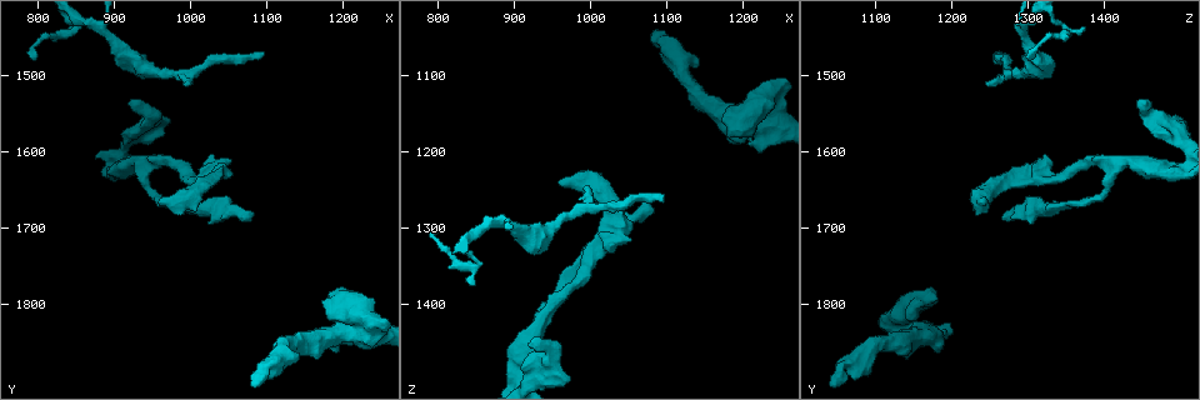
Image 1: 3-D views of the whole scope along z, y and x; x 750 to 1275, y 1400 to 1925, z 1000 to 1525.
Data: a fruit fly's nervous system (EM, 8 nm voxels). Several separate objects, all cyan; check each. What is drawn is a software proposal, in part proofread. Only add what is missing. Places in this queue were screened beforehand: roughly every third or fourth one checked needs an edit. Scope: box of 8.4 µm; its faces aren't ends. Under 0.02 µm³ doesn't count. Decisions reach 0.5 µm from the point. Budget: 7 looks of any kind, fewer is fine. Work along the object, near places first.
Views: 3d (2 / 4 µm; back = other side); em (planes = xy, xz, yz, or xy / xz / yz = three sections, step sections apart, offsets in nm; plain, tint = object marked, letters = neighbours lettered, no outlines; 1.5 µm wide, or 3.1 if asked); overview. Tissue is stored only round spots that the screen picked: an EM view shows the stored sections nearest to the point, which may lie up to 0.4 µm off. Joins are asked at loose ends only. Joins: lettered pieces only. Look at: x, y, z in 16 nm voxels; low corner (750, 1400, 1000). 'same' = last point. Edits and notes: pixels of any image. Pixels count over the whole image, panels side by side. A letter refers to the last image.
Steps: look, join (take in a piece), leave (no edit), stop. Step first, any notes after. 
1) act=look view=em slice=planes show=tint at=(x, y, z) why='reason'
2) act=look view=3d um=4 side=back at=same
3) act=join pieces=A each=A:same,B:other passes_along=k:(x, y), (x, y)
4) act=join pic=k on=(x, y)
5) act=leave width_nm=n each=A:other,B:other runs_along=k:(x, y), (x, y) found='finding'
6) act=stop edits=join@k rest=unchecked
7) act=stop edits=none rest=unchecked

act=look view=3d um=4 at=(1095, 1470, 1265) why='tapers out'

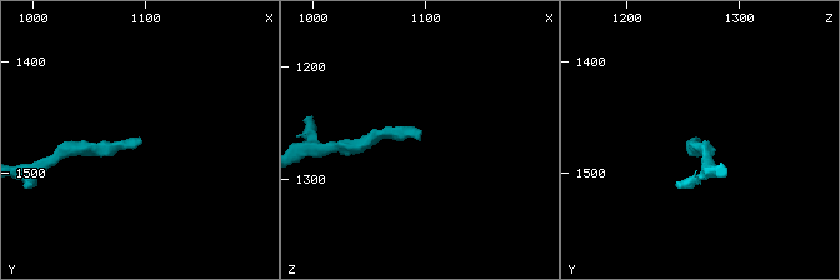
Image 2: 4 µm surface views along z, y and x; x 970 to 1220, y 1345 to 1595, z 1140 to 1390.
act=look view=em slice=xz step=4 show=letters at=(1094, 1470, 1266)

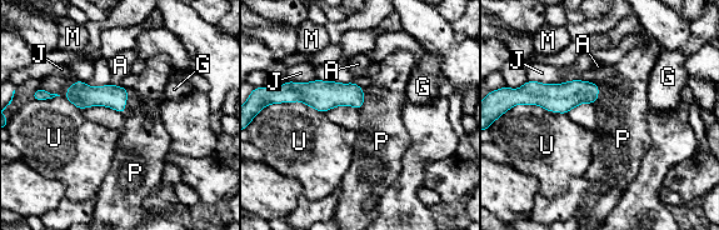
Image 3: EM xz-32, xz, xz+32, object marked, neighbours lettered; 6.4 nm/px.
act=look view=em slice=planes show=letters at=same

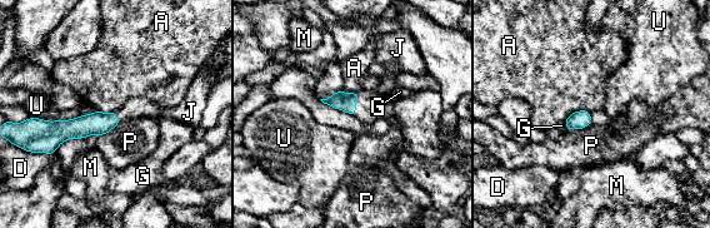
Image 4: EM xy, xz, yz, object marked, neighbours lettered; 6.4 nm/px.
act=leave width_nm=120 each=A:other,D:other,G:other,J:other,M:other,P:other,U:other runs_along=4:(115, 120), (76, 128), (40, 128) found='no lettered piece goes on from it'

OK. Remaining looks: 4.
act=look view=3d um=2 at=(1080, 1685, 1275) why='free end'

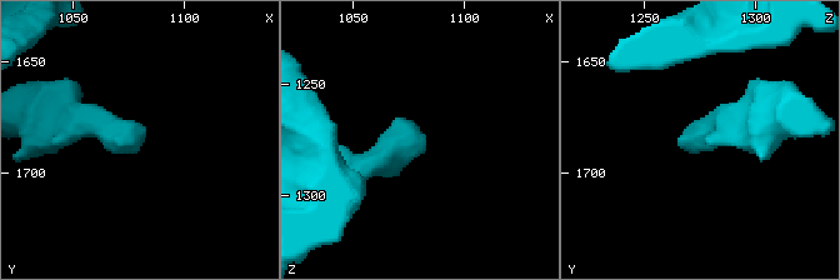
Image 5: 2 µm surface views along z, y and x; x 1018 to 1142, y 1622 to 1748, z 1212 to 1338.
act=look view=em slice=xz step=8 show=tint at=(1081, 1687, 1278) why='now the EM'

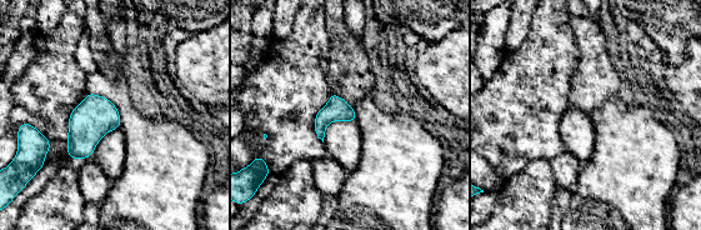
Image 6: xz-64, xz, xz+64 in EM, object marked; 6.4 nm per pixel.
act=look view=em slice=planes show=letters at=same why='cut it another way'

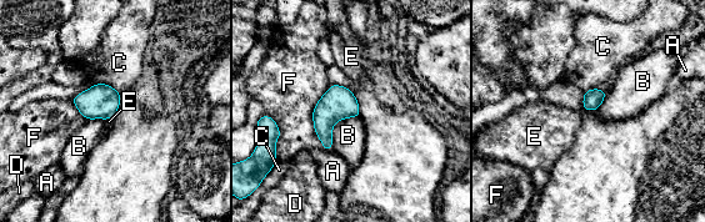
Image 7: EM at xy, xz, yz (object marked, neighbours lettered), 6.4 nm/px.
act=leave width_nm=120 longest_contact=F:420nm each=A:other,B:other,C:other,D:other,E:other,F:other found='none of them fits'

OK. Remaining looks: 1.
act=look view=em slice=planes show=letters at=(1180, 1790, 1180) why='free end'

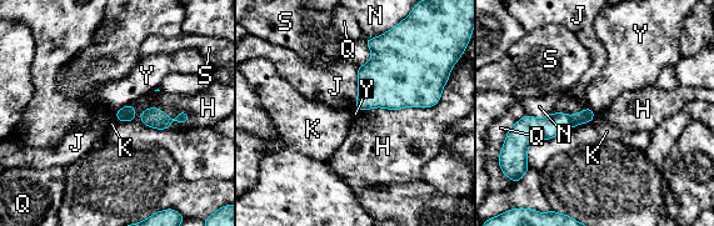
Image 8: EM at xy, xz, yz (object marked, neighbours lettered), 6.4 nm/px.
act=leave each=H:other,J:other,K:other,N:other,Q:other,S:other,Y:other border=8:(131, 103), (121, 106), (115, 112) found='none of them fits'

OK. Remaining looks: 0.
act=stop edits=none rest=unchecked

